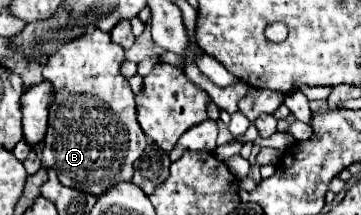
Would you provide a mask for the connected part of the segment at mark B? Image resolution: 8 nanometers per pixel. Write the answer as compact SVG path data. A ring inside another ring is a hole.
M95 30L93 34L79 36L69 44L61 46L61 50L55 52L49 58L47 66L43 68L43 78L51 82L55 100L49 110L49 130L45 136L45 150L43 150L41 164L43 168L55 168L59 182L67 188L101 196L113 184L131 182L133 162L139 160L139 156L147 146L147 138L141 132L135 116L135 106L133 106L135 96L129 88L127 78L123 78L119 72L123 58L125 58L123 48L119 48L119 44L111 44L111 36L107 32Z

